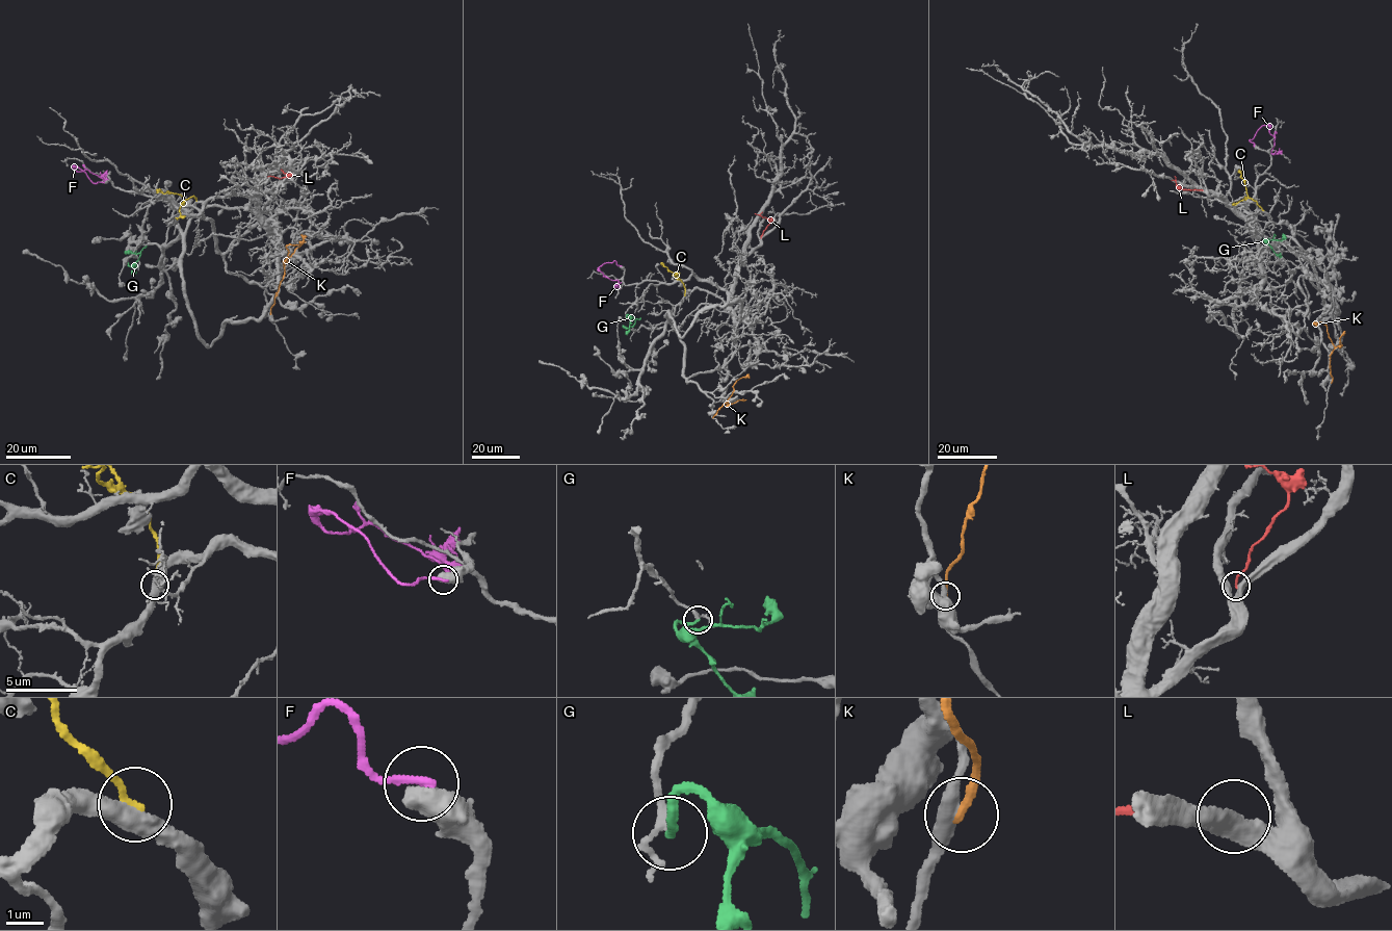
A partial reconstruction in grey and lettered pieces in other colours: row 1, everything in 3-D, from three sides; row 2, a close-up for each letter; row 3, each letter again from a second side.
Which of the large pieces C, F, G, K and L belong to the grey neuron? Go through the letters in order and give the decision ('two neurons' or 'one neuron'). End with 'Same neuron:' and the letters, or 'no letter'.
C: two neurons
F: two neurons
G: two neurons
K: two neurons
L: two neurons
Same neuron: no letter

